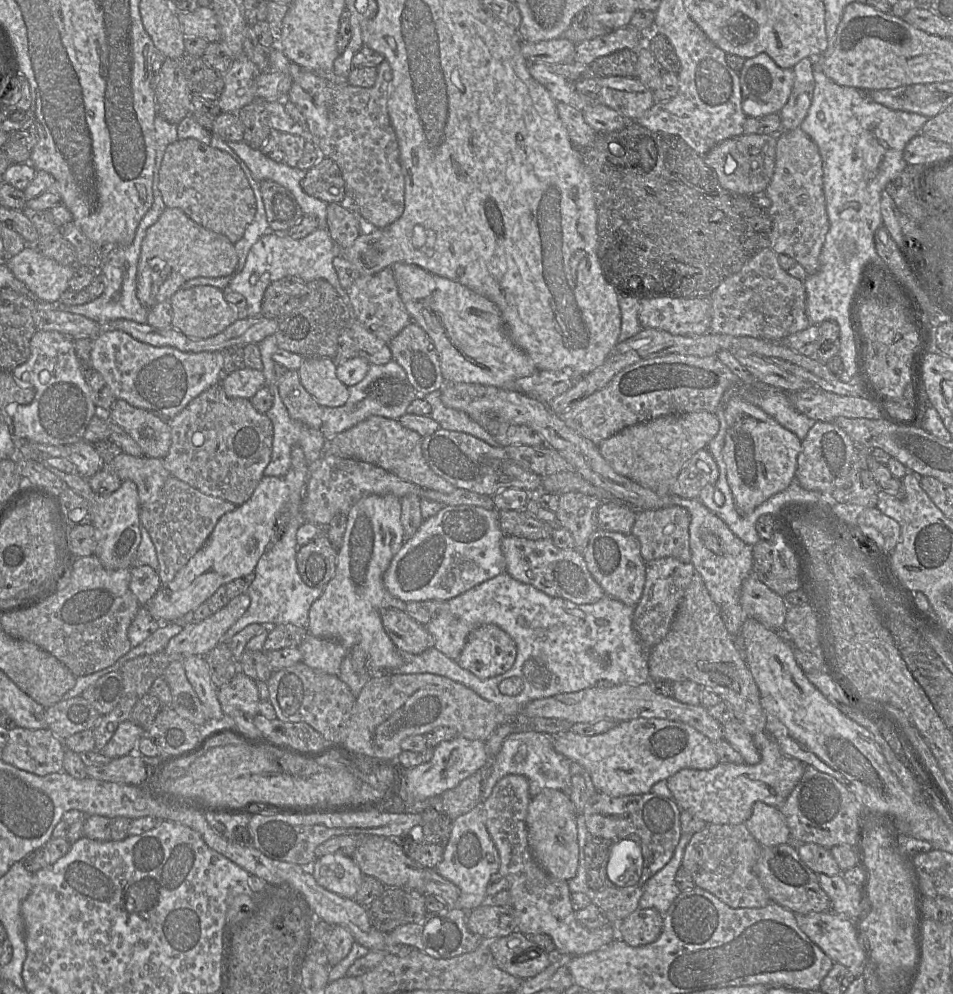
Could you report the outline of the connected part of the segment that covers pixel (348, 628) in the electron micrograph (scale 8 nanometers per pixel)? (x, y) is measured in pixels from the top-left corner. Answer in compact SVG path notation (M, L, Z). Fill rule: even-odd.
M392 494L368 495L350 509L347 518L343 542L338 551L335 574L324 587L321 597L310 608L308 633L340 642L349 649L349 655L352 647L360 646L367 655L367 669L373 674L382 674L397 669L404 662L401 651L386 633L381 619L381 612L384 609L397 608L404 611L406 604L392 596L383 583L385 571L405 541L401 522L401 499Z

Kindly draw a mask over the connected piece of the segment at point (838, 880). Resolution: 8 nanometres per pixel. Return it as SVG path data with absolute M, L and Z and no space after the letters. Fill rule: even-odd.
M818 874L820 887L831 901L831 911L847 917L854 923L865 911L861 886L848 883L842 874Z

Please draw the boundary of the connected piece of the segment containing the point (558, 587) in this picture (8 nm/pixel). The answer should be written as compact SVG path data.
M507 535L502 539L501 549L506 562L505 571L511 577L551 597L564 598L575 604L593 604L606 596L578 550L559 549L551 538L528 540Z

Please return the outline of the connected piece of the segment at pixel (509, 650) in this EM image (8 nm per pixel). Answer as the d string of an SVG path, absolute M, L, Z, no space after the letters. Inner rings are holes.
M488 624L470 633L457 662L480 679L488 679L510 670L515 662L514 640L500 627Z

